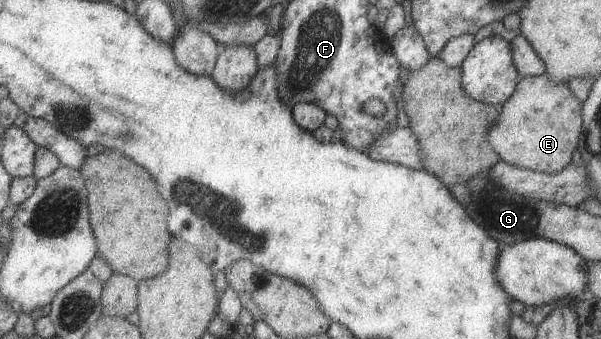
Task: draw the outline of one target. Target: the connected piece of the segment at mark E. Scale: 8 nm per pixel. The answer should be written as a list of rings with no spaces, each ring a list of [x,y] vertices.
[[[545,72],[538,76],[522,76],[499,111],[499,119],[487,131],[487,141],[505,163],[547,175],[559,173],[570,164],[572,153],[581,142],[581,103],[573,97],[567,83],[553,83]]]

